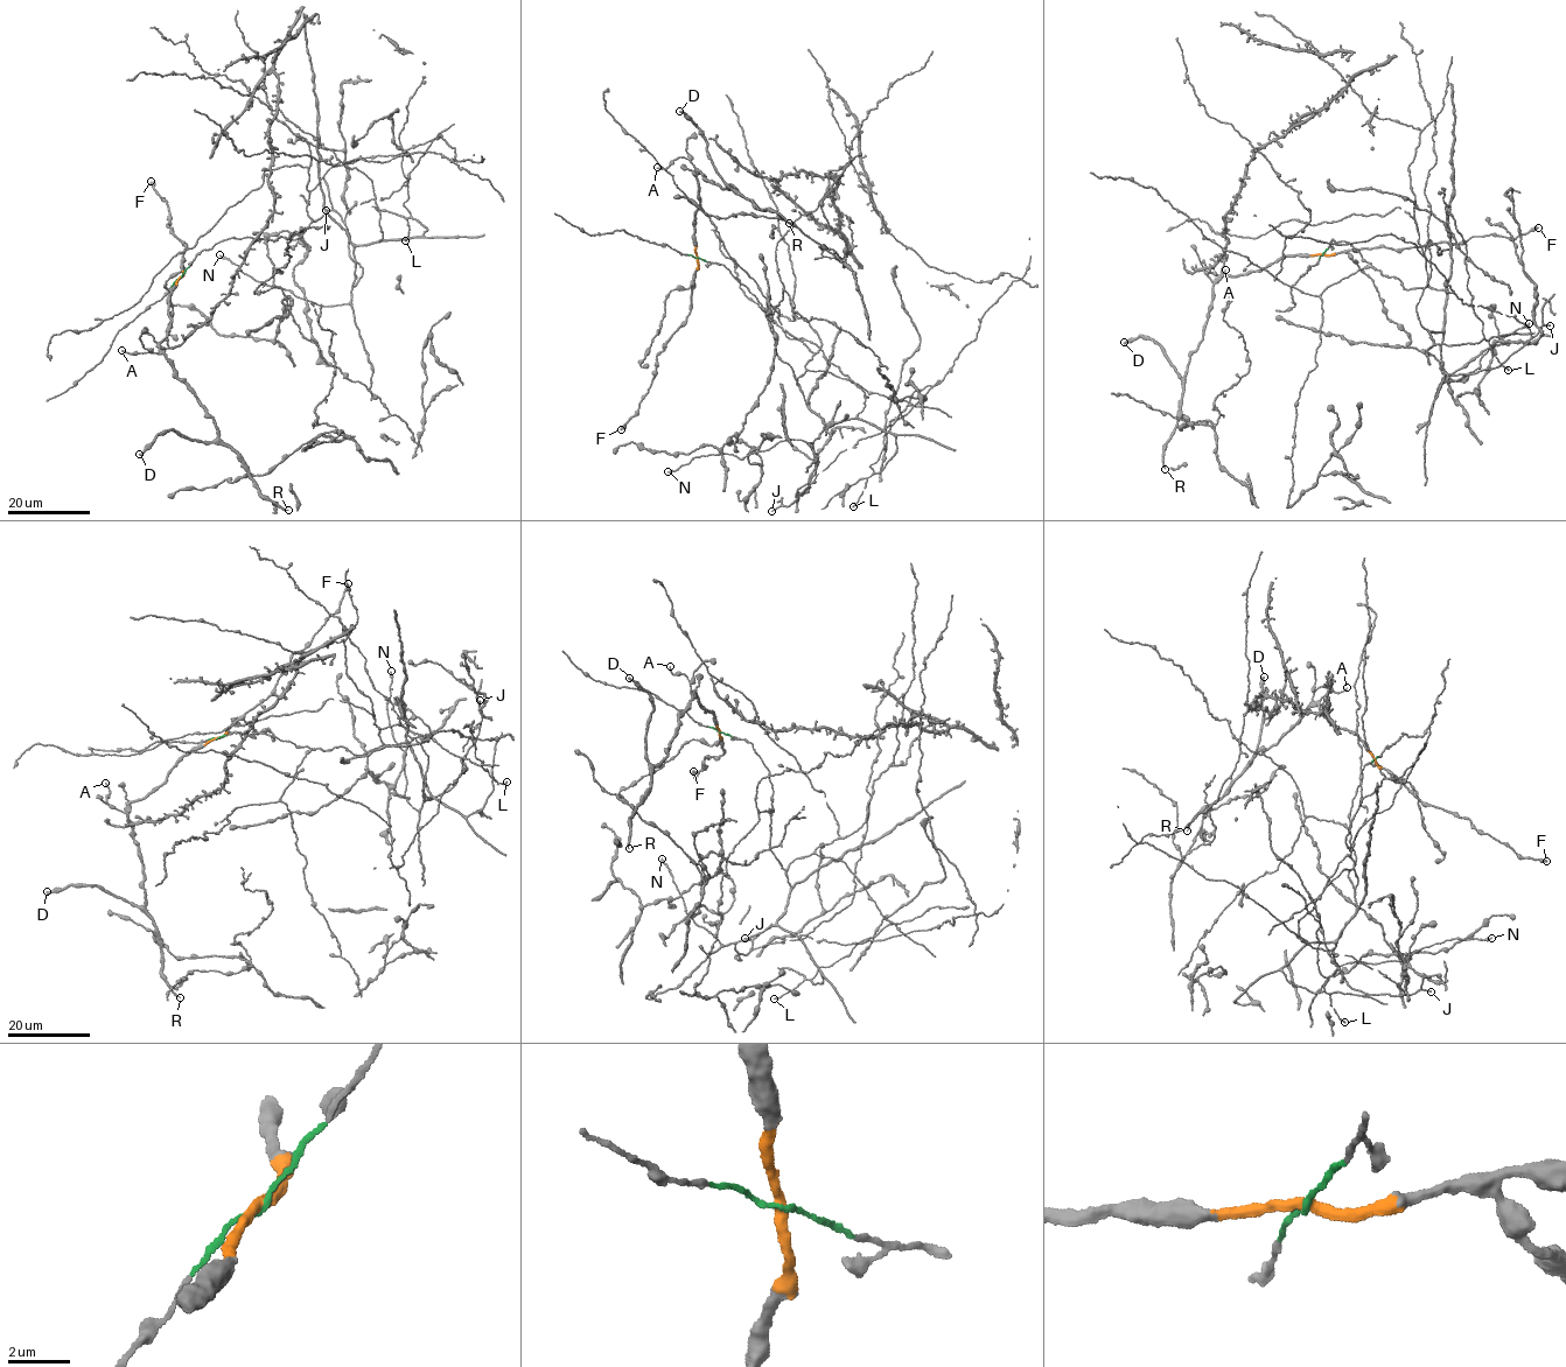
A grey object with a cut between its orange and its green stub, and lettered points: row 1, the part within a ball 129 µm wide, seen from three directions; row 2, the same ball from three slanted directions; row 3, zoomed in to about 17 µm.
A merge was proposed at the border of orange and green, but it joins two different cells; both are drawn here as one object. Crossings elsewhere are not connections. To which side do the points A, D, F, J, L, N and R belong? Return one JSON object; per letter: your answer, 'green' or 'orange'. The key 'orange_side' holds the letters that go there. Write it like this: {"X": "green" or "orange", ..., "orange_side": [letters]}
{"A": "orange", "D": "orange", "F": "orange", "J": "green", "L": "green", "N": "green", "R": "orange", "orange_side": ["A", "D", "F", "R"]}

